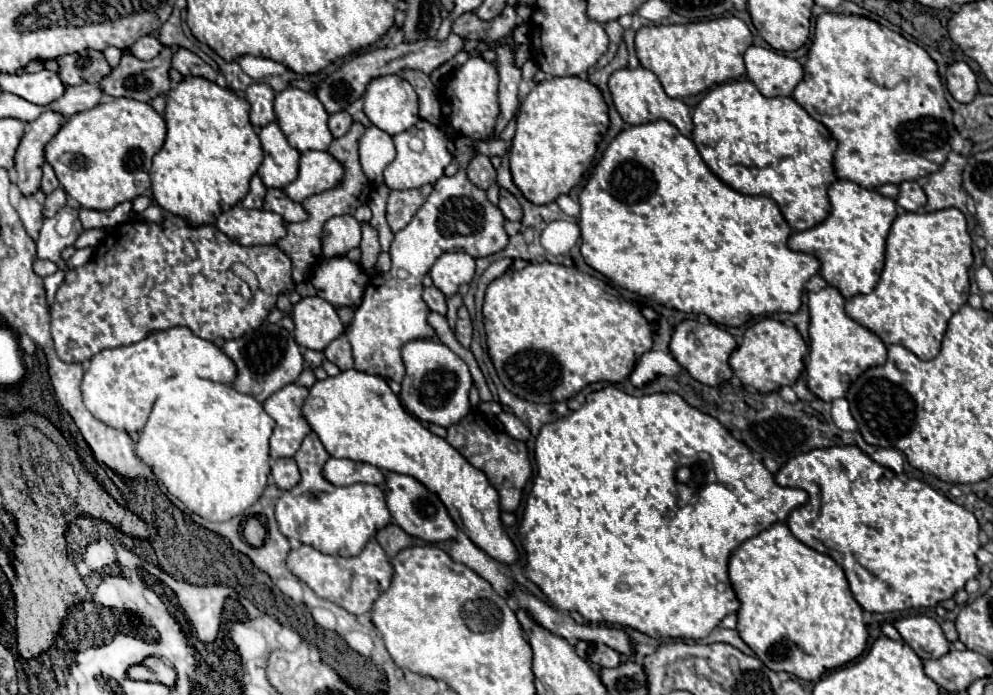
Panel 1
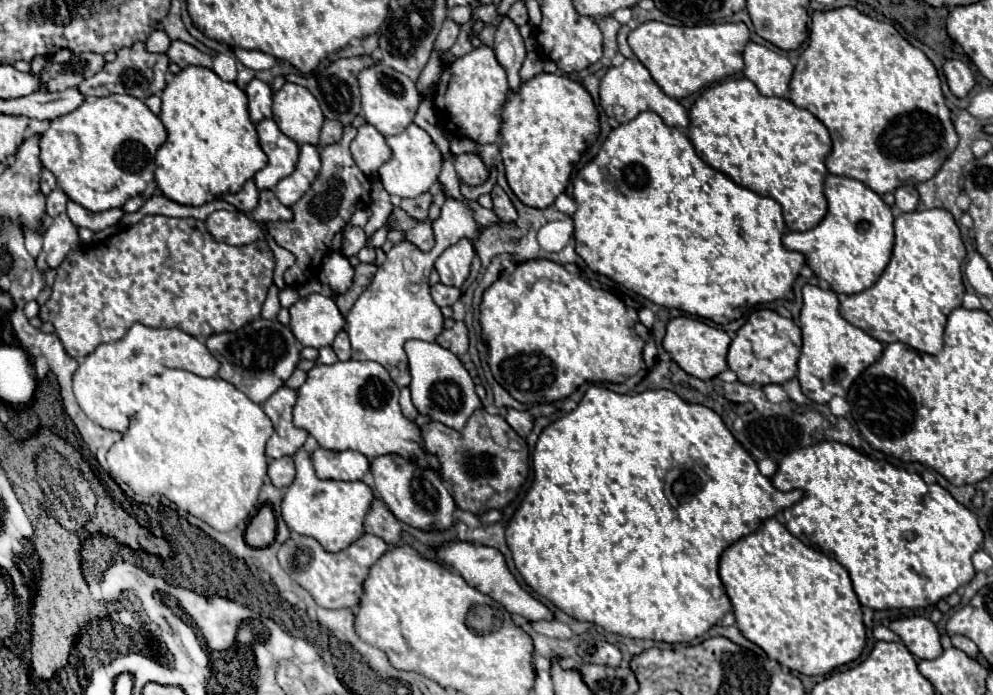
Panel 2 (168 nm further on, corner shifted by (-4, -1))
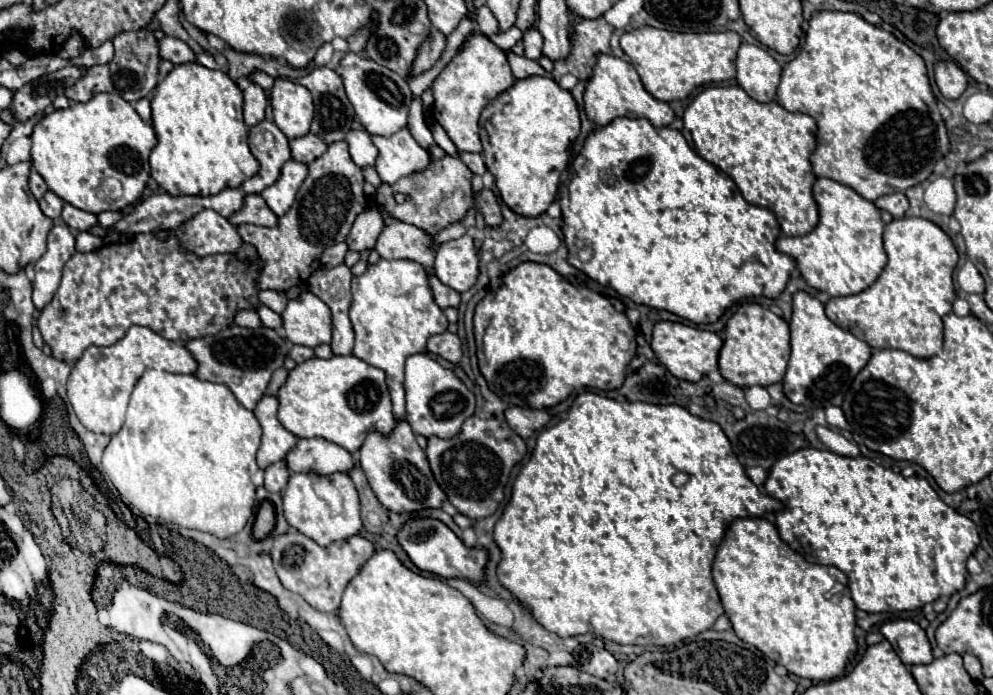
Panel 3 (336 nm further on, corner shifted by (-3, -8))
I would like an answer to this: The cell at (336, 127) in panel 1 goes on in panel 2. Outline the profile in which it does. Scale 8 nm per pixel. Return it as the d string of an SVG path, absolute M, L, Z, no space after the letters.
M325 120L323 124L323 132L321 132L321 142L319 146L327 146L327 144L335 144L339 142L339 138L343 136L343 124L341 122L331 122L331 120Z

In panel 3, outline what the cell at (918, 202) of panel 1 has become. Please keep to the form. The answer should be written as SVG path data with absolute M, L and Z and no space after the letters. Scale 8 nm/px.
M890 193L890 195L878 197L878 199L874 201L874 205L876 205L878 209L888 211L894 219L898 219L898 217L904 217L904 213L906 213L906 209L908 209L908 199L906 199L904 193Z

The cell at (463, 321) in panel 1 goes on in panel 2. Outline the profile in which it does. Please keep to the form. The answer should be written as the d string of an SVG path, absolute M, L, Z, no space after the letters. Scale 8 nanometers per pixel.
M455 322L453 328L443 330L441 336L437 338L437 342L457 356L465 354L467 348L469 348L469 332L467 332L465 322Z

